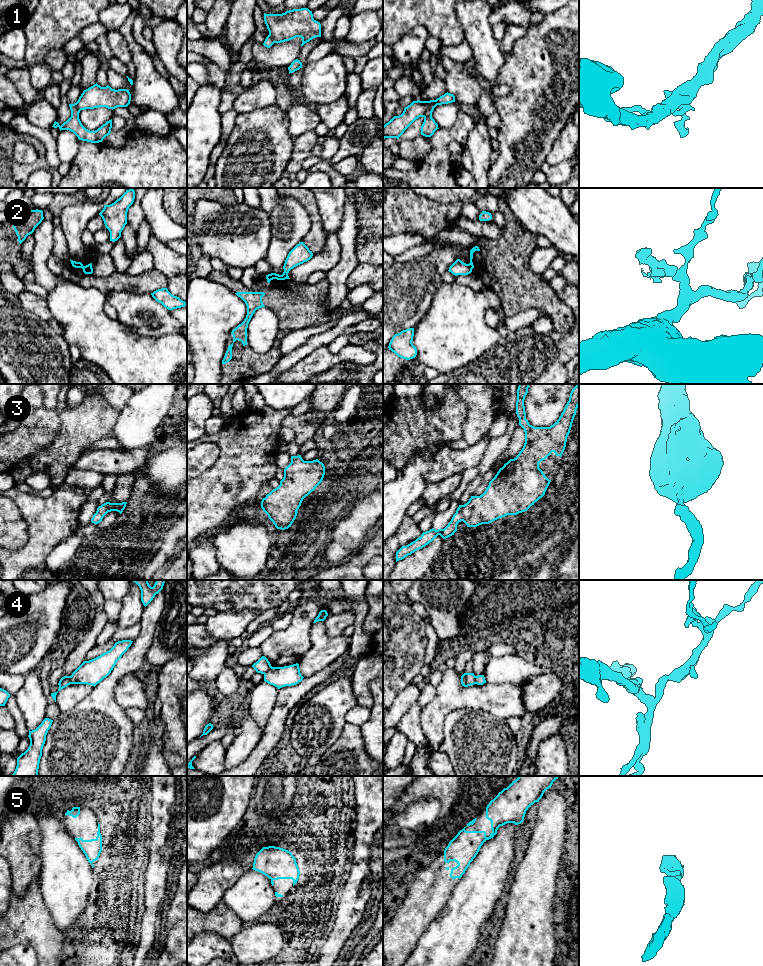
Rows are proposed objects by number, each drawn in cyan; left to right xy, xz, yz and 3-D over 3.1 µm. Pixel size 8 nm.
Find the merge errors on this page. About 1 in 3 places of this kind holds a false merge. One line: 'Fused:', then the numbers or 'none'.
Fused: 1, 2, 4

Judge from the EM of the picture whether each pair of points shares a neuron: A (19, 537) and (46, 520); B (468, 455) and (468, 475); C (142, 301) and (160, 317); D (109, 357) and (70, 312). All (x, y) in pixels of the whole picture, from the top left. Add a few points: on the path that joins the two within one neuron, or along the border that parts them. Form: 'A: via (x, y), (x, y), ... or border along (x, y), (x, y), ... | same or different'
A: border along (18, 510), (25, 523), (26, 542), (11, 550) | different
B: border along (476, 466), (467, 468), (461, 473) | different
C: via (146, 305), (156, 314) | same
D: via (104, 346), (81, 323) | same

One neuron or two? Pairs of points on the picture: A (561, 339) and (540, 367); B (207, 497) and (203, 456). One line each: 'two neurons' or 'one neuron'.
A: two neurons
B: two neurons

